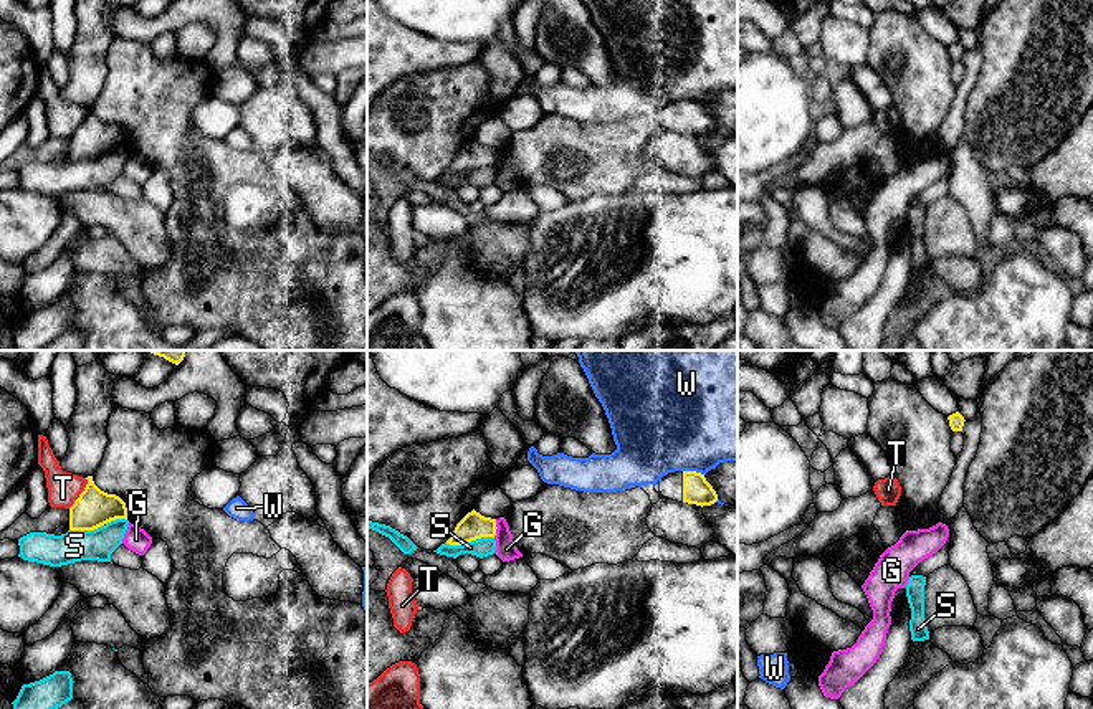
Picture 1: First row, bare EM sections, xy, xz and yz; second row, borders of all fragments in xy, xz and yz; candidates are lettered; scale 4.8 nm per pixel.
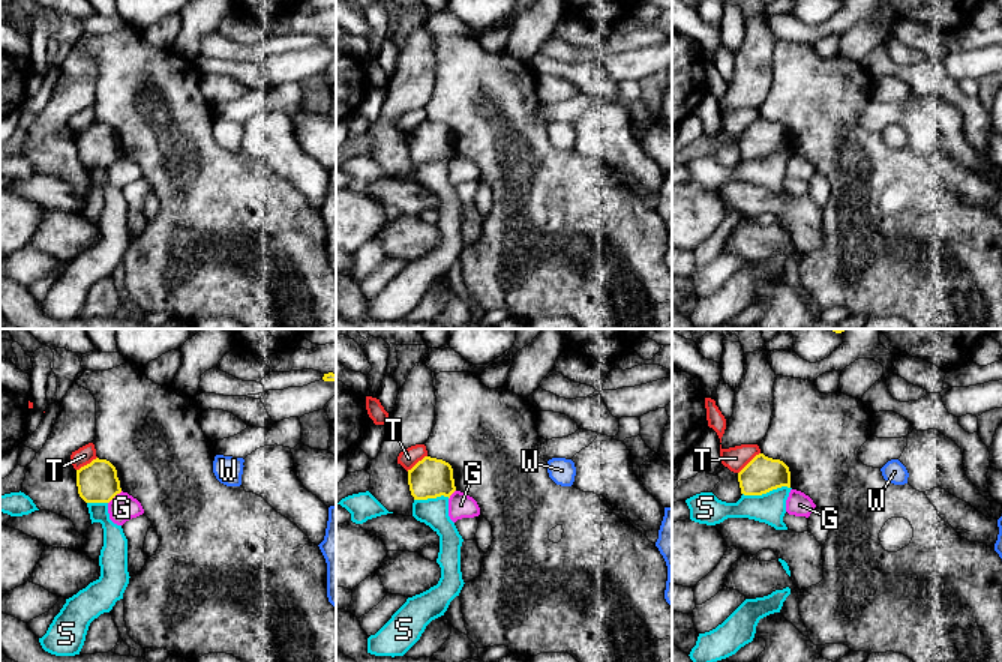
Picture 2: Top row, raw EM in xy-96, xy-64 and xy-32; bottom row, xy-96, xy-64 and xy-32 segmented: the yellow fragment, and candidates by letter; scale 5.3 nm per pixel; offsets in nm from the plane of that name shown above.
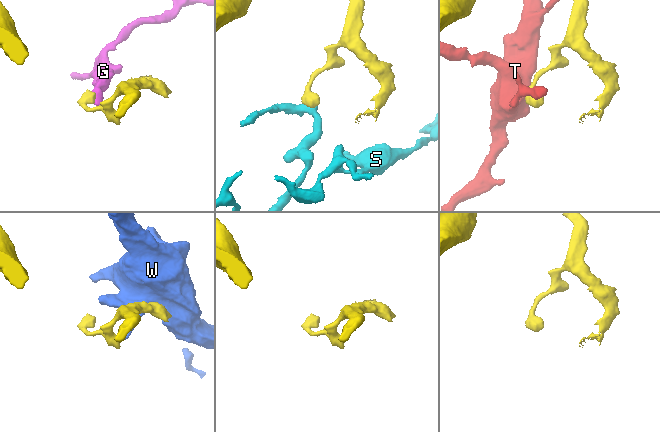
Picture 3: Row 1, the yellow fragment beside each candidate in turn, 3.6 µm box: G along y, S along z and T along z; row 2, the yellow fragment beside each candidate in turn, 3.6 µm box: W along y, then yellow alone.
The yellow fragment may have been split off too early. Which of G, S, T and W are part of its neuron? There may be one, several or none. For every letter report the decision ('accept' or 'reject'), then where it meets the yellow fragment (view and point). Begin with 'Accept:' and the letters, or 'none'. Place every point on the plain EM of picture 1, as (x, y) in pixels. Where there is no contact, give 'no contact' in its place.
Accept: none
G: reject | xz (496, 157)
S: reject | xz (468, 171)
T: reject | xy (81, 123)
W: reject | xz (693, 101)

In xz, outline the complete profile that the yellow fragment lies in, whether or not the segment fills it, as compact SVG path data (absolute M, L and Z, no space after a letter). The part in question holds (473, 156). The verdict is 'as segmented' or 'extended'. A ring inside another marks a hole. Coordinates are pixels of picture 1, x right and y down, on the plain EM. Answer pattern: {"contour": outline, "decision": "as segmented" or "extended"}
{"contour": "M473 139L456 154L446 174L463 175L481 167L494 167L496 159L496 149L484 147Z", "decision": "as segmented"}

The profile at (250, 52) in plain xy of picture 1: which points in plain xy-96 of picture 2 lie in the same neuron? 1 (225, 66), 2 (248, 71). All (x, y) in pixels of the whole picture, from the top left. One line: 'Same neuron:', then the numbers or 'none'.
Same neuron: none

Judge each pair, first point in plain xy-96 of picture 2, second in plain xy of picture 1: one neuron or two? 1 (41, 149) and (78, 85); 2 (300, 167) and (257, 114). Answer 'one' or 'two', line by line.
1: one
2: one

